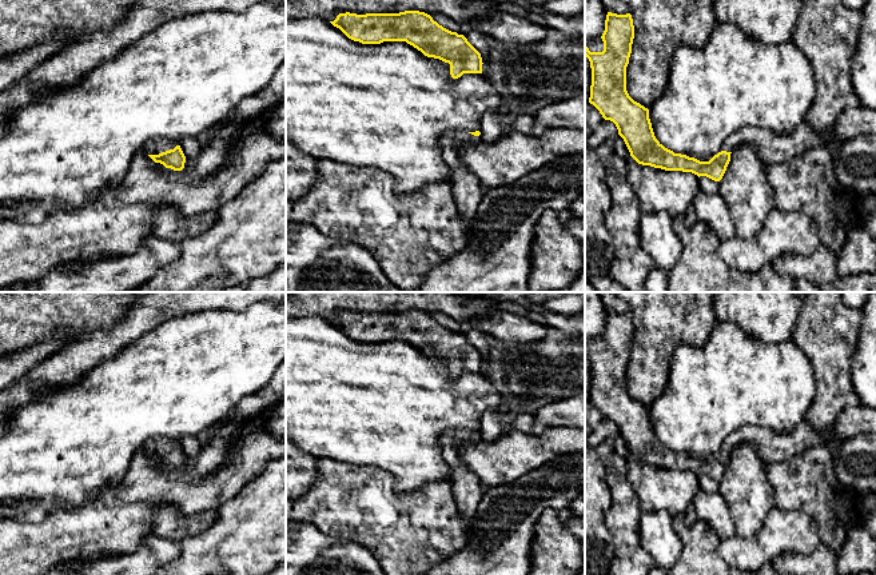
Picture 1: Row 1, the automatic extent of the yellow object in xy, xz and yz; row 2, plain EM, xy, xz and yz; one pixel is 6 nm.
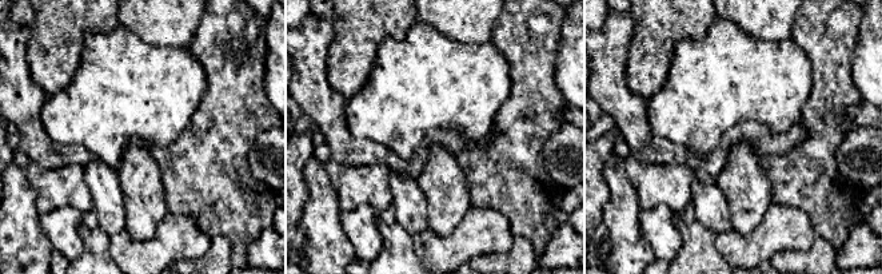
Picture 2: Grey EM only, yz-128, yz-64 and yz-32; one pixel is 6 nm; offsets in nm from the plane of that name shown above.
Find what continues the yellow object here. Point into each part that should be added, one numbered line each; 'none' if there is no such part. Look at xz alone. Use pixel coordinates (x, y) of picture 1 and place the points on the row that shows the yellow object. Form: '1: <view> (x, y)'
1: xz (466, 188)

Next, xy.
1: xy (154, 147)

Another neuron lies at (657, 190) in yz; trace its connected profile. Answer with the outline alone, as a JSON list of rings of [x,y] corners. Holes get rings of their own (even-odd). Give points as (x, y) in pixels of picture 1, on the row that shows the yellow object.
[[[632,156],[626,161],[626,171],[641,213],[668,212],[673,217],[682,216],[700,191],[698,176],[692,172],[642,165]]]

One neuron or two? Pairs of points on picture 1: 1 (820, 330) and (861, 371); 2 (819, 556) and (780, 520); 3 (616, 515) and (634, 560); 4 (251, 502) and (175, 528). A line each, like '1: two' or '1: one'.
1: two
2: two
3: one
4: two

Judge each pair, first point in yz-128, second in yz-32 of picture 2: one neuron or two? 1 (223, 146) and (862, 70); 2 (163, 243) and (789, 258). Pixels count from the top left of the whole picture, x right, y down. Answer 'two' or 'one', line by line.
1: two
2: two

